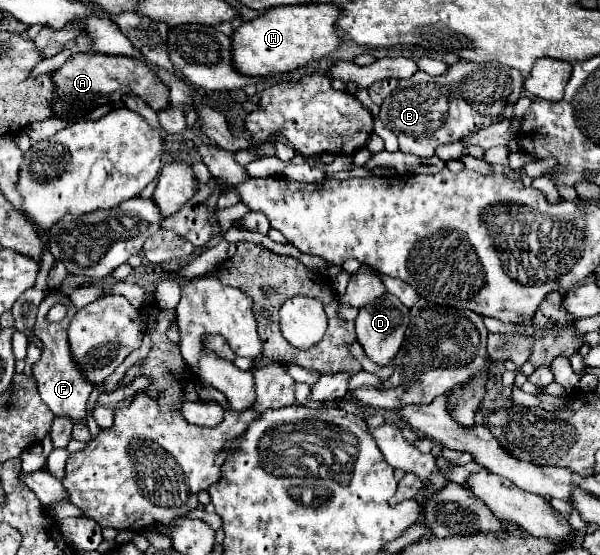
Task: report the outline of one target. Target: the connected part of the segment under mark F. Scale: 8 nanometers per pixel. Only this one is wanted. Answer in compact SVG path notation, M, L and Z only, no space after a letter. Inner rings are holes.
M50 291L46 295L46 299L40 303L38 307L38 315L36 315L36 325L34 325L34 333L36 337L42 341L42 357L38 359L38 363L32 367L32 373L36 377L36 383L38 383L38 391L40 391L40 397L42 401L48 405L48 409L56 415L56 417L68 417L74 425L76 423L84 423L86 421L86 401L88 401L88 395L92 393L94 385L88 383L80 371L76 369L76 363L72 361L72 355L70 355L70 347L68 347L68 335L66 335L66 327L70 323L70 319L74 317L76 309L70 305L68 297L60 291ZM54 305L64 305L68 309L66 317L60 321L60 323L50 323L46 319L48 311L54 307Z

